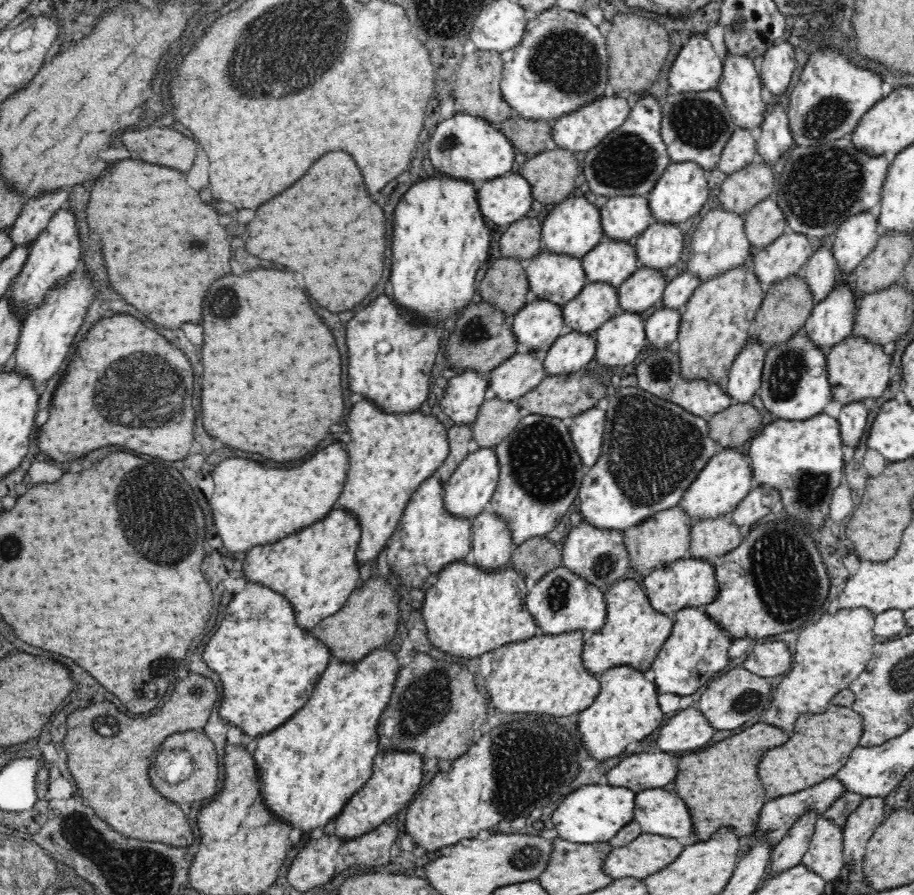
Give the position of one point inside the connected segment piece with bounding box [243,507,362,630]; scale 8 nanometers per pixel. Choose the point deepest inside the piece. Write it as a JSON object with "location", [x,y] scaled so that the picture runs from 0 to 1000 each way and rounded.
{"location":[346,637]}

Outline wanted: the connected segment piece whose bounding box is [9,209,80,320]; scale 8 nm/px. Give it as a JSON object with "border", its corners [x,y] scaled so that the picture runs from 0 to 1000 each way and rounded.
{"border":[[[63,235],[53,253],[44,259],[44,264],[37,268],[32,277],[32,285],[26,294],[25,301],[10,322],[12,337],[21,346],[22,354],[26,358],[34,353],[35,346],[46,340],[48,331],[55,326],[55,322],[68,317],[72,308],[77,308],[84,298],[88,291],[88,268],[83,257],[83,244],[74,235]]]}

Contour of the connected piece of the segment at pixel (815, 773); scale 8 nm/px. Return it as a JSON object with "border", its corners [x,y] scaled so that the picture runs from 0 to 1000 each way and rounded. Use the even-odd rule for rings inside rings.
{"border":[[[908,785],[899,798],[877,797],[876,802],[869,807],[869,816],[864,819],[858,834],[842,838],[829,854],[829,867],[837,880],[838,893],[845,895],[852,891],[871,887],[906,868],[912,868],[912,865],[928,851],[934,836],[940,834],[943,813],[944,802],[938,794],[925,789],[915,789]]]}

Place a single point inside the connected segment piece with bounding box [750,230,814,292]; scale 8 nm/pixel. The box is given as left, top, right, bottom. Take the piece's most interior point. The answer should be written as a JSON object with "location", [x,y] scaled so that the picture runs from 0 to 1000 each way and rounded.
{"location":[862,284]}

